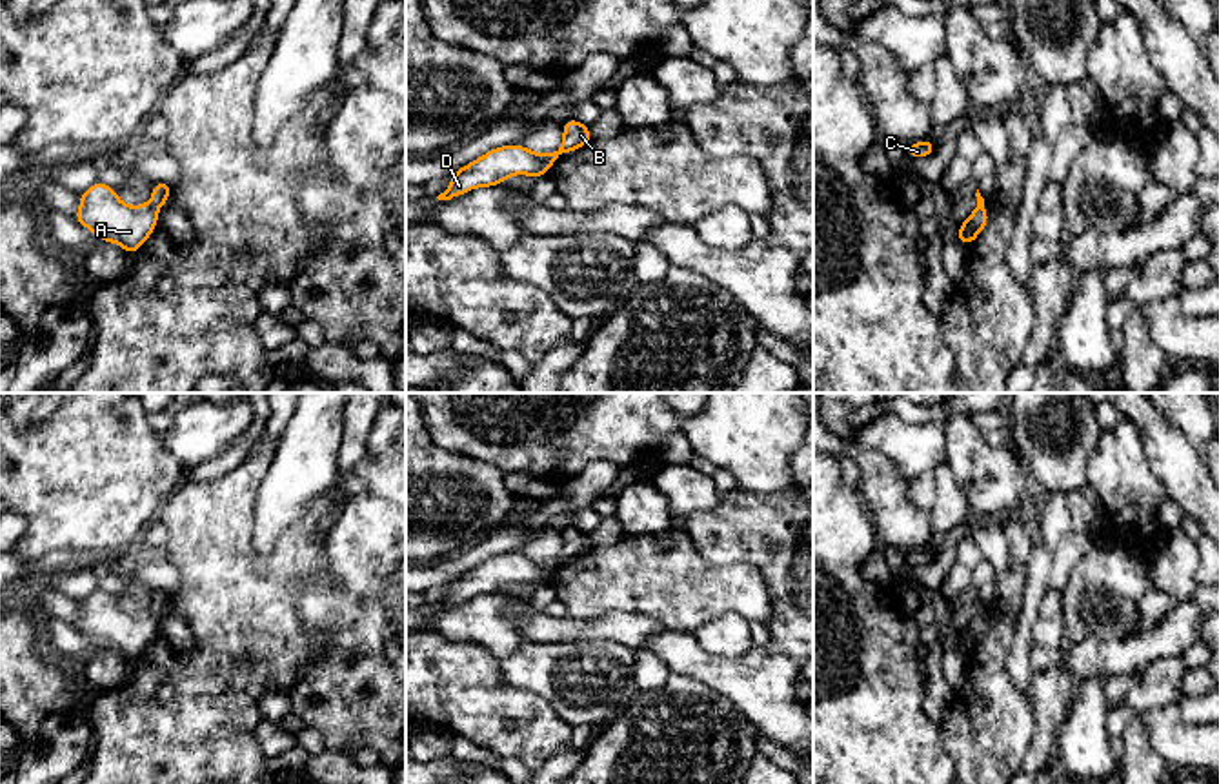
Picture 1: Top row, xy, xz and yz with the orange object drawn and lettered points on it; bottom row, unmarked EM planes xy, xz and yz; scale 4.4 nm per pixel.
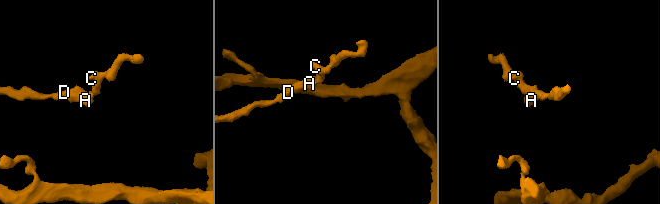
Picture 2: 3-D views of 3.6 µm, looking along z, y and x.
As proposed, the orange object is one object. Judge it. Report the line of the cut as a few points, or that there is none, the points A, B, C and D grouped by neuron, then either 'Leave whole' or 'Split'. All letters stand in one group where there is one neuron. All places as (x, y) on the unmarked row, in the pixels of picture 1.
No split. Groups: A B C D. Leave whole

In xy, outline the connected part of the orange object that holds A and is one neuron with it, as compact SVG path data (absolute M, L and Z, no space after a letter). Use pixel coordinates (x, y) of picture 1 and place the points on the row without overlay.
M95 589L80 602L80 617L73 628L93 638L98 648L115 649L135 662L155 638L156 618L167 609L171 598L171 591L156 589L149 611L126 613L113 595Z

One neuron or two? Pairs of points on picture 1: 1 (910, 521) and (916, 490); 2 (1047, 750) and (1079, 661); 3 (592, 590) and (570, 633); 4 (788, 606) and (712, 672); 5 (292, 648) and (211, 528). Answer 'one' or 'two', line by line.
1: two
2: two
3: two
4: one
5: one

